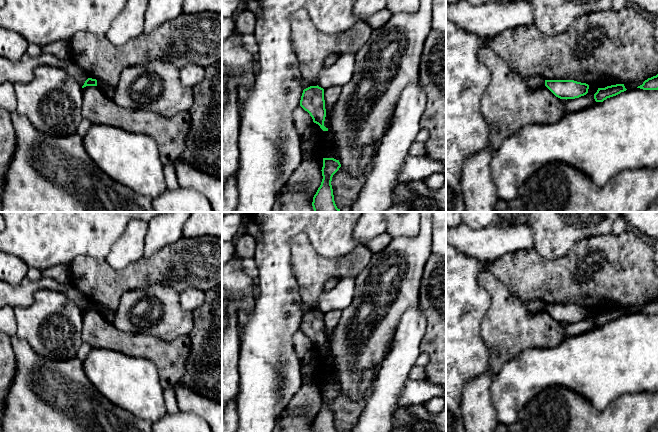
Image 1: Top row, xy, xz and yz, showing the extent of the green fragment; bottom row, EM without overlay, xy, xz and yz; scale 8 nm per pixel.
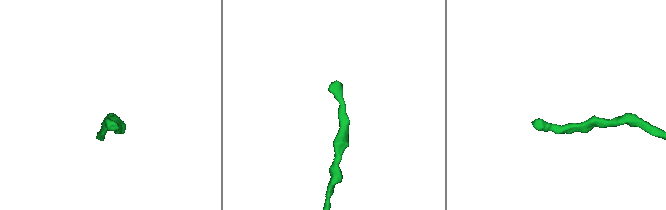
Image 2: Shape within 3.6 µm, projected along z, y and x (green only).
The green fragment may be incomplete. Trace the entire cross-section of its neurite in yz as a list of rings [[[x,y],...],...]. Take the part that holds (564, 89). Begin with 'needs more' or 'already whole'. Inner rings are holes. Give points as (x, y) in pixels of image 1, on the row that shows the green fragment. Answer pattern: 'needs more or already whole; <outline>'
already whole; [[[545,80],[545,86],[560,99],[575,99],[588,93],[589,85],[574,80]]]

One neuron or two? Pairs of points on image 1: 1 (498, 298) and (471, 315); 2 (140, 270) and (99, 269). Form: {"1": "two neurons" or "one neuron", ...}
{"1": "two neurons", "2": "one neuron"}

